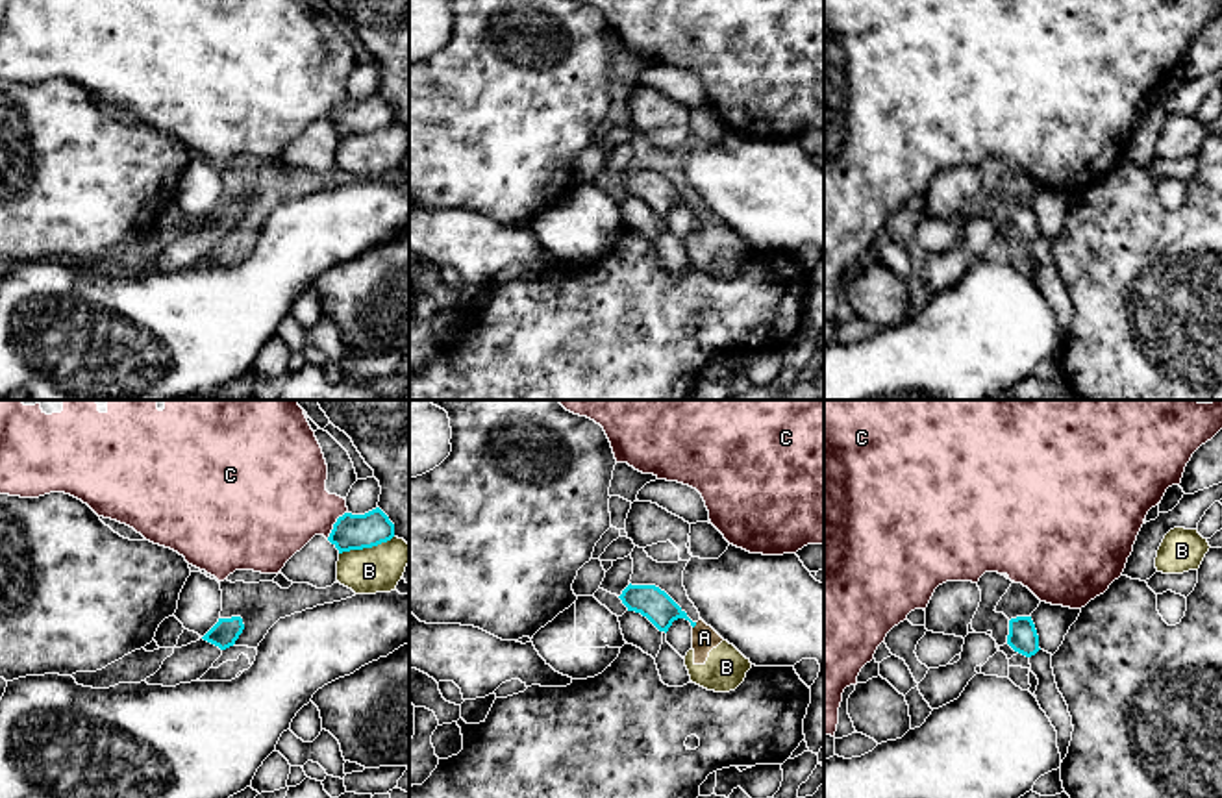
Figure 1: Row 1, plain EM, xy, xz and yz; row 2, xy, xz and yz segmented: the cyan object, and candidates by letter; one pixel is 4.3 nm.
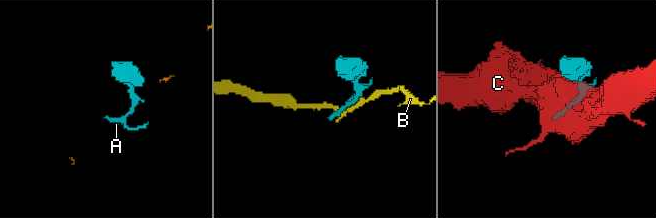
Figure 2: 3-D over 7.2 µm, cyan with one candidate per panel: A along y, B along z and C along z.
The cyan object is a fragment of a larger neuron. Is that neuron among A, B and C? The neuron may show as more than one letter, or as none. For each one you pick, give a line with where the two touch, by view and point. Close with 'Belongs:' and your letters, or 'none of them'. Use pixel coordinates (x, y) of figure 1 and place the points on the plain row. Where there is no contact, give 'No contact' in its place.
Belongs: none of them

